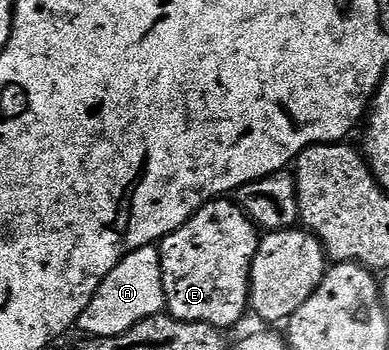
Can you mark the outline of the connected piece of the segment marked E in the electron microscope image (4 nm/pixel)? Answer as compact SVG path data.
M219 199L217 201L209 201L202 206L197 213L194 214L190 220L179 227L174 233L168 234L162 238L160 242L160 252L162 254L163 270L168 271L168 288L166 290L166 303L168 306L168 313L171 317L177 317L179 321L199 321L200 323L208 323L214 325L216 328L223 331L229 330L229 325L234 325L241 319L245 313L248 313L248 306L250 302L250 268L254 263L254 256L258 251L258 244L260 242L260 233L256 225L247 216L245 209L238 203L230 199Z

